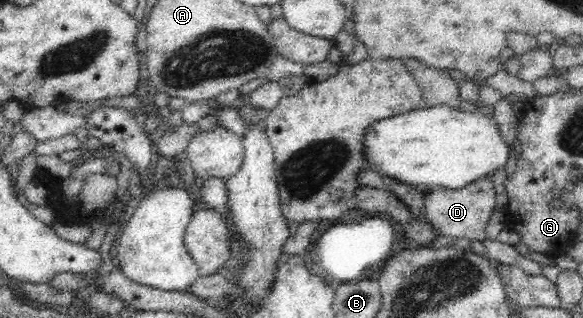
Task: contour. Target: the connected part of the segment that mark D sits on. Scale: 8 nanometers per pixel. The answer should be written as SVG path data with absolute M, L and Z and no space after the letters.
M487 177L477 179L459 190L433 187L431 193L427 193L424 203L423 216L435 228L435 232L455 241L467 238L482 243L486 239L485 228L489 218L495 211L496 191Z

